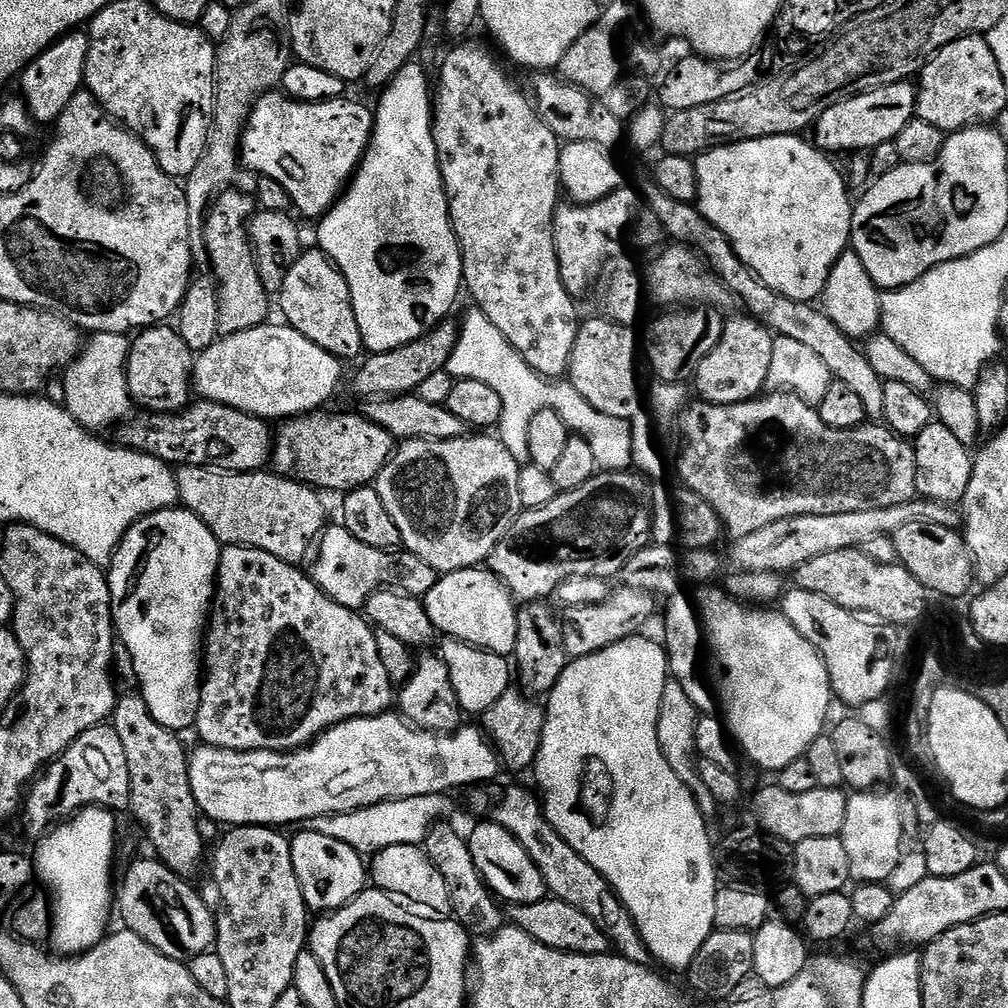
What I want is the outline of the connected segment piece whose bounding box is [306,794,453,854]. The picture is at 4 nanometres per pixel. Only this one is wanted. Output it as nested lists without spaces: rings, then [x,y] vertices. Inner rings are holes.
[[[430,794],[418,798],[402,798],[401,800],[383,800],[380,804],[366,806],[362,810],[354,810],[337,816],[319,816],[316,820],[307,821],[307,831],[326,834],[326,838],[338,838],[338,842],[346,842],[346,846],[361,854],[375,854],[390,846],[420,846],[428,836],[428,831],[438,821],[449,819],[452,812],[452,799],[448,794]]]

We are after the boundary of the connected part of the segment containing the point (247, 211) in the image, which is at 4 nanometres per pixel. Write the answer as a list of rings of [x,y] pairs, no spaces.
[[[229,190],[212,201],[204,217],[204,237],[211,275],[216,281],[218,298],[218,330],[220,336],[242,334],[242,330],[254,330],[269,319],[270,295],[262,286],[256,269],[256,255],[248,236],[248,223],[258,205],[251,195]]]

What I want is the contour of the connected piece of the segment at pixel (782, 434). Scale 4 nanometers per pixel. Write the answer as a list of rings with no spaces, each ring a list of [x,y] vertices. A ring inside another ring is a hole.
[[[769,391],[755,400],[730,406],[695,403],[689,403],[678,417],[684,441],[680,444],[676,472],[687,491],[714,506],[729,537],[754,534],[782,518],[878,510],[917,499],[915,447],[887,426],[865,422],[850,430],[834,430],[834,426],[822,422],[813,405],[793,391]]]

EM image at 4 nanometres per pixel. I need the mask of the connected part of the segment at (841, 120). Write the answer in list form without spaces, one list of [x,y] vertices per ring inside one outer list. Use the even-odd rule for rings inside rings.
[[[905,82],[837,99],[836,104],[830,106],[830,110],[826,110],[826,114],[822,114],[816,120],[814,125],[816,147],[825,154],[837,154],[836,152],[864,154],[882,146],[882,142],[896,140],[898,134],[902,134],[902,130],[906,130],[906,126],[916,116],[916,89],[915,83]]]

